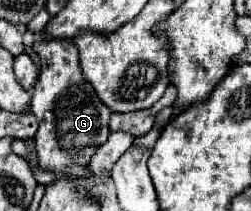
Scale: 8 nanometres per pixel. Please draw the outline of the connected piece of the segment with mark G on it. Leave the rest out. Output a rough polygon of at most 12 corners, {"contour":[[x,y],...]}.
{"contour":[[34,39],[36,153],[80,173],[108,139],[110,109],[72,41]]}

